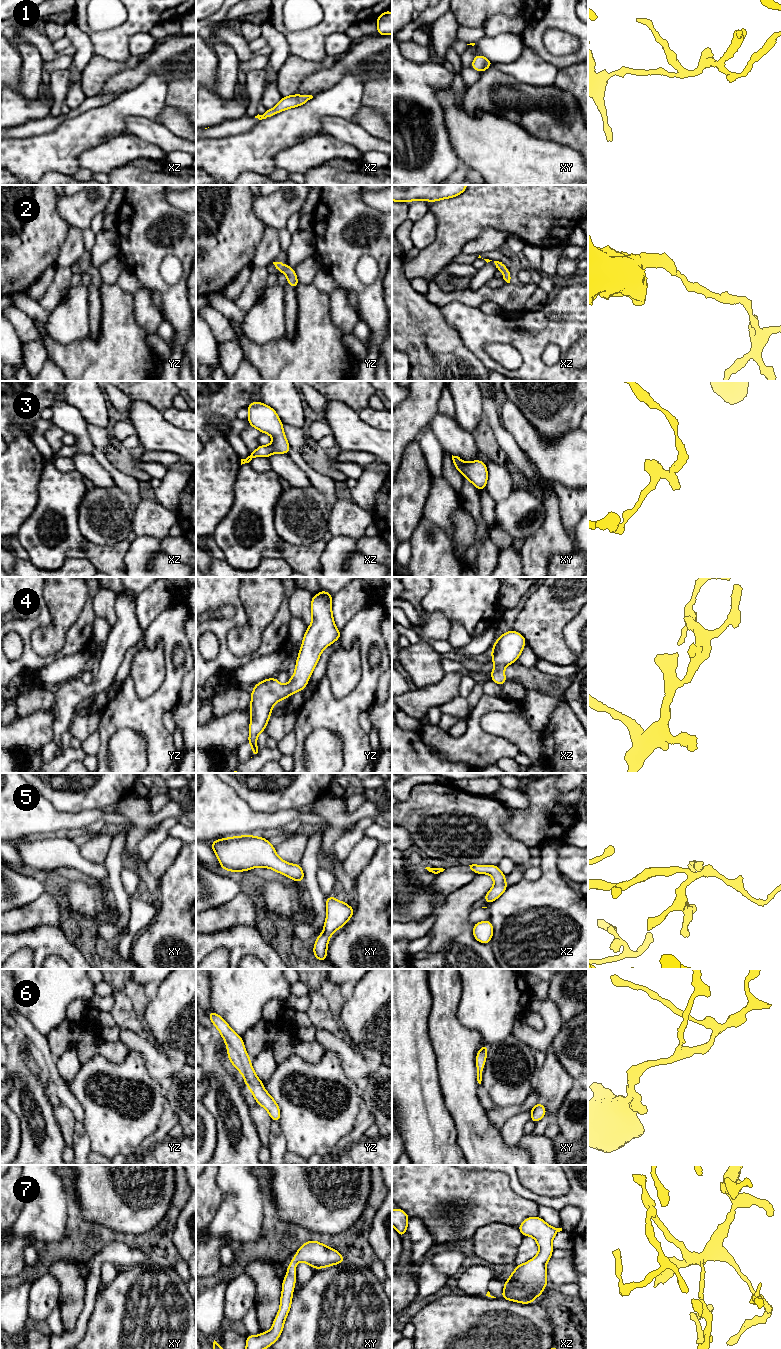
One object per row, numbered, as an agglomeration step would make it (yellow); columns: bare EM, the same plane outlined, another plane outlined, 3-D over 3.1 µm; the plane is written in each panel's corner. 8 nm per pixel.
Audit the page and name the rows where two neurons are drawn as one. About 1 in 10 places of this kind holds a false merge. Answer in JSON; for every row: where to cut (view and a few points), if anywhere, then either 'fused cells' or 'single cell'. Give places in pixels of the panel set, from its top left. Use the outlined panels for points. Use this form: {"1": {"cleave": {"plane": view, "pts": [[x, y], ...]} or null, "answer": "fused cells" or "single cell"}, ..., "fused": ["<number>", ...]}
{"1": {"cleave": null, "answer": "single cell"}, "2": {"cleave": null, "answer": "single cell"}, "3": {"cleave": null, "answer": "single cell"}, "4": {"cleave": null, "answer": "single cell"}, "5": {"cleave": null, "answer": "single cell"}, "6": {"cleave": null, "answer": "single cell"}, "7": {"cleave": null, "answer": "single cell"}, "fused": []}

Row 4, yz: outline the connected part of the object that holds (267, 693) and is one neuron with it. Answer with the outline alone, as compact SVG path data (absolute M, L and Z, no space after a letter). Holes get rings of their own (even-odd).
M323 589L319 594L312 596L312 622L304 634L295 672L289 683L282 685L276 677L273 677L254 685L254 690L251 692L248 738L248 744L253 749L252 757L258 756L261 751L256 746L257 737L265 731L273 706L291 694L303 691L322 651L341 638L341 632L336 628L332 615L332 596Z

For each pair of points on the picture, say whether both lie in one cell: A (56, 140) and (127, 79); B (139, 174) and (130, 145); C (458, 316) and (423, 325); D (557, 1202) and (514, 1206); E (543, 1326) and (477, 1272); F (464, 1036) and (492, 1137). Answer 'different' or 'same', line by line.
A: different
B: different
C: different
D: different
E: different
F: same

